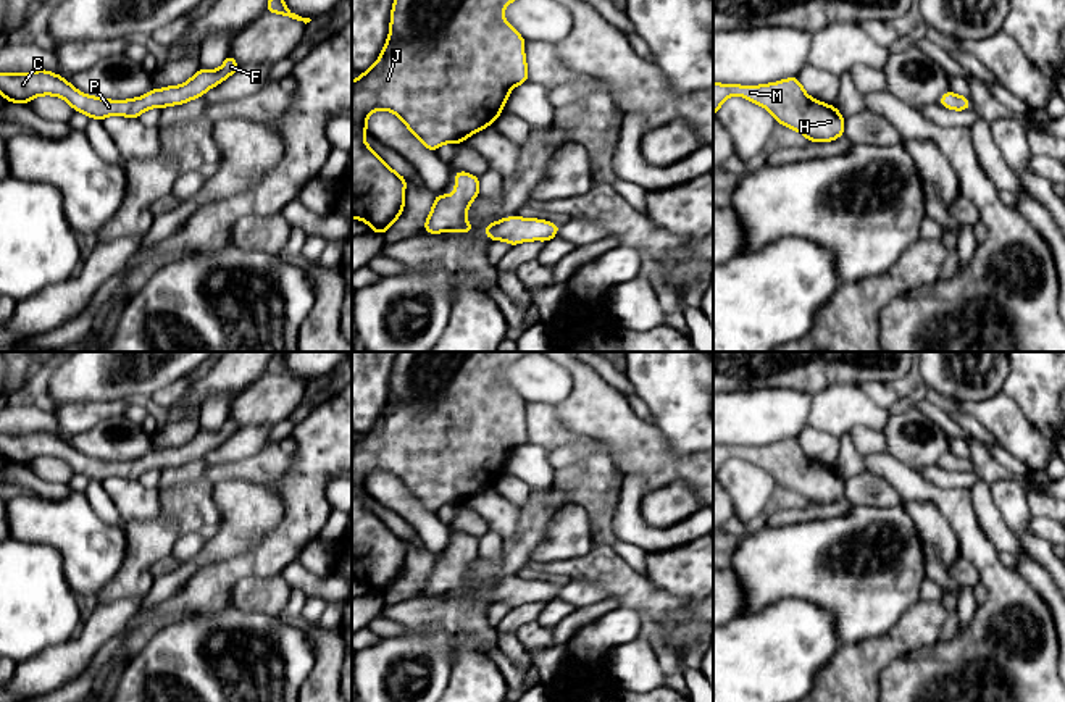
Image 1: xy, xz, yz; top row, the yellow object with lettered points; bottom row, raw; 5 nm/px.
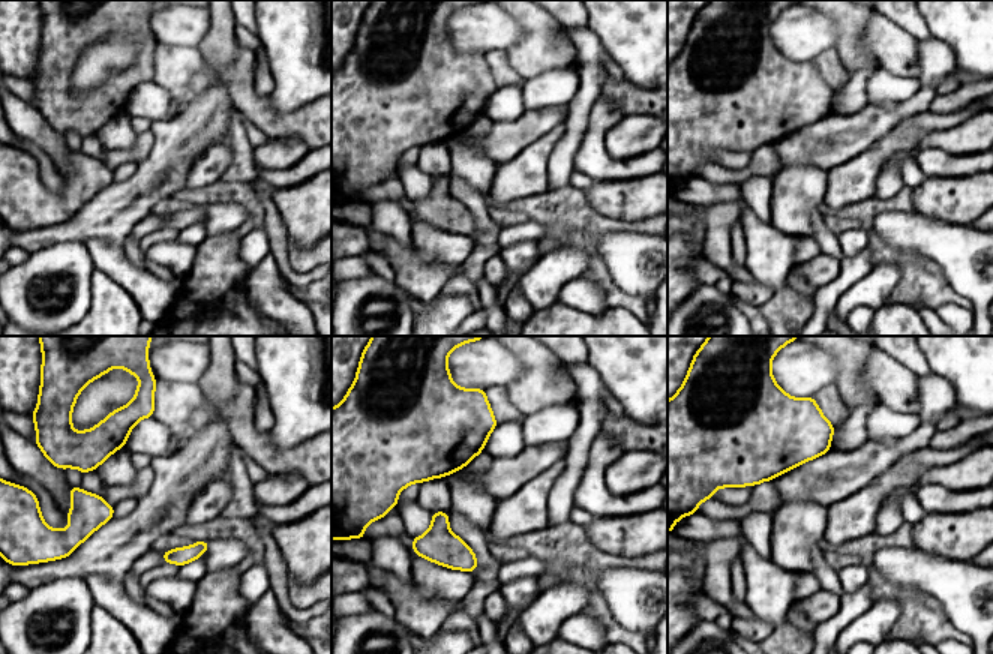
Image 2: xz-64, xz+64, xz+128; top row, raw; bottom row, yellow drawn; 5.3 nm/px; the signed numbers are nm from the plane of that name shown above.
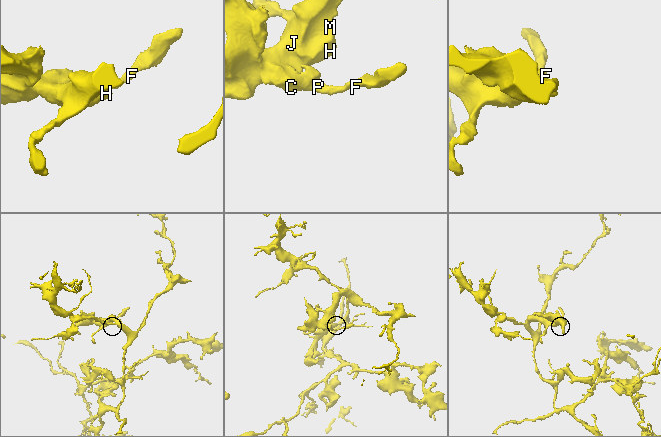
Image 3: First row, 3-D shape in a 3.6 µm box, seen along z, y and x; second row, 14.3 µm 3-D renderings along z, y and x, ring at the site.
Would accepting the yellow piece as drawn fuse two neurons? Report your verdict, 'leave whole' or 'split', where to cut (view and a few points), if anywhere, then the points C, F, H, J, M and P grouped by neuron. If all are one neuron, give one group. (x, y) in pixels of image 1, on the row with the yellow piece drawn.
leave whole; cut none; groups C F H J M P

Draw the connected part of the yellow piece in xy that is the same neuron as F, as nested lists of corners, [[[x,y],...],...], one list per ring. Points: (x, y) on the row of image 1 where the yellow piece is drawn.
[[[228,53],[221,68],[210,71],[200,68],[186,84],[152,89],[147,95],[131,100],[106,100],[79,92],[65,77],[39,69],[26,74],[0,73],[0,95],[13,103],[29,103],[39,95],[55,95],[66,100],[74,111],[103,121],[119,115],[139,118],[148,108],[181,105],[202,97],[239,69],[237,61]]]

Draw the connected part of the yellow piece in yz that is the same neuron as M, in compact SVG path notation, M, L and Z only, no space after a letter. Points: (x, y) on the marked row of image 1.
M799 77L763 86L713 82L713 115L733 95L744 97L766 108L776 123L804 134L808 142L831 142L844 136L844 116L836 107L807 95Z

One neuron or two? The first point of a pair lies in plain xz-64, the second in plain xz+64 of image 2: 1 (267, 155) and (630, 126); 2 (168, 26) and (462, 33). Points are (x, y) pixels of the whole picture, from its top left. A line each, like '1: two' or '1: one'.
1: one
2: one

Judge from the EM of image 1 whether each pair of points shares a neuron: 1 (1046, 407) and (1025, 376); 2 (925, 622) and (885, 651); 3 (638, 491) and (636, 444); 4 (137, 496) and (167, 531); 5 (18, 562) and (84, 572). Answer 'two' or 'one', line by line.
1: one
2: one
3: two
4: two
5: two

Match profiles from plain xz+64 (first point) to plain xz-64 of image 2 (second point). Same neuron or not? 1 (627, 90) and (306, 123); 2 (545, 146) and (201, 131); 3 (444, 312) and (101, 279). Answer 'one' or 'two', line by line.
1: one
2: two
3: one

